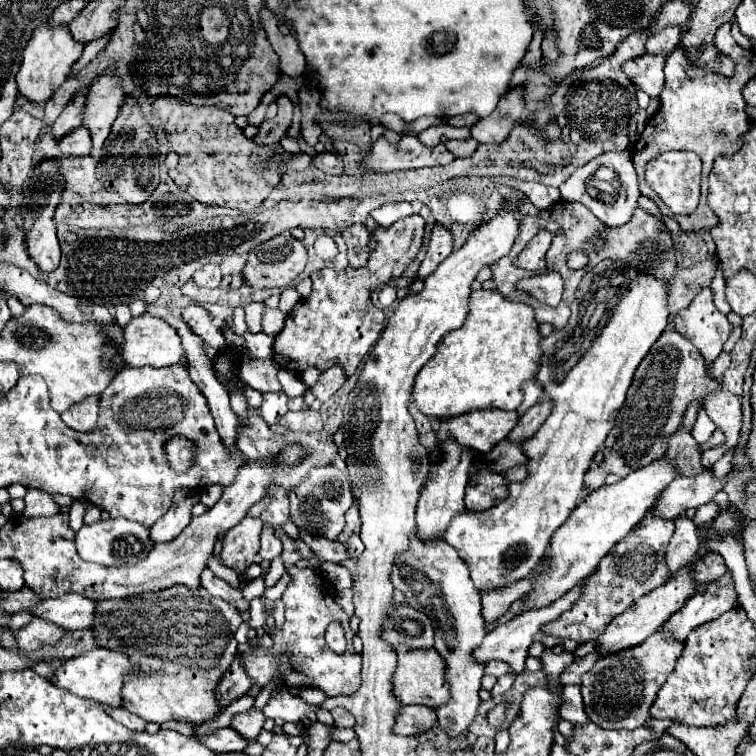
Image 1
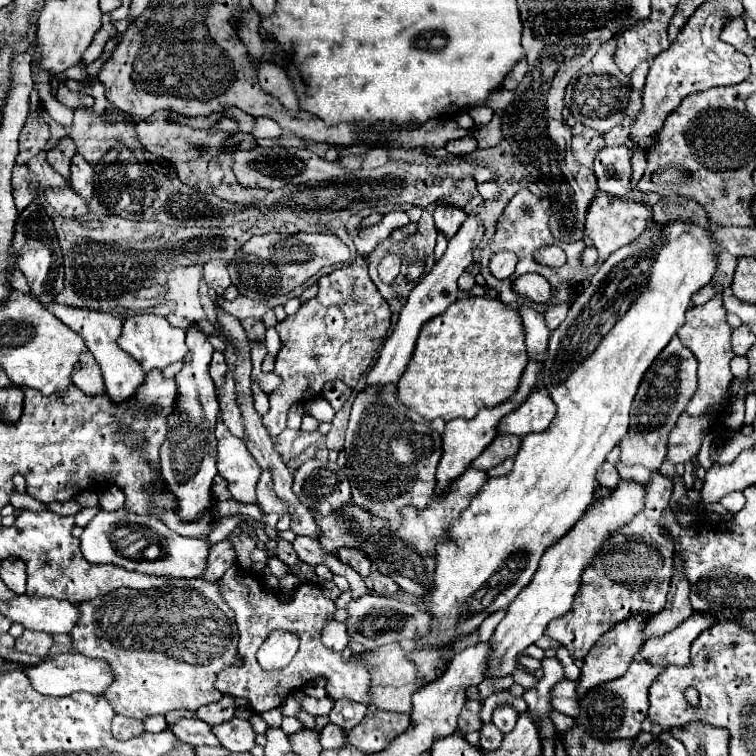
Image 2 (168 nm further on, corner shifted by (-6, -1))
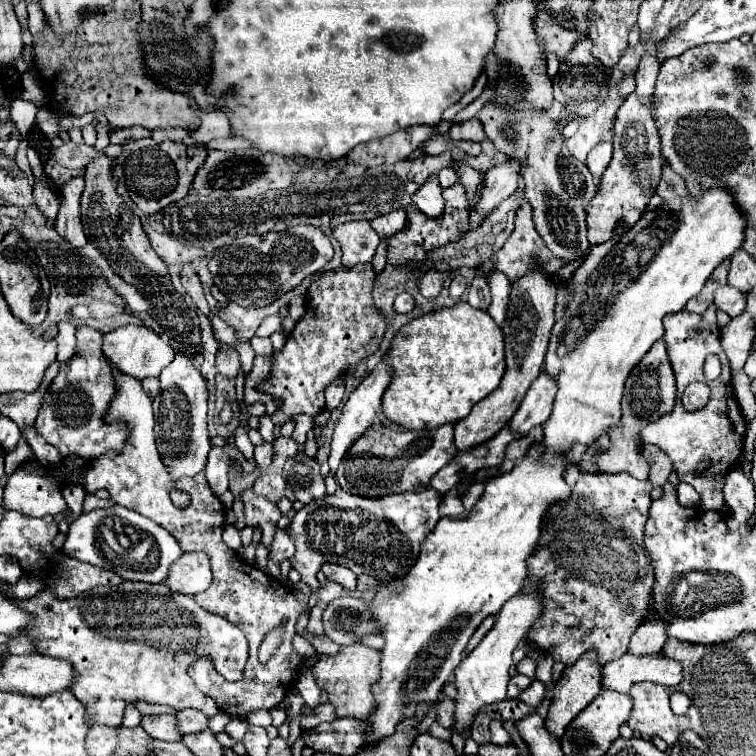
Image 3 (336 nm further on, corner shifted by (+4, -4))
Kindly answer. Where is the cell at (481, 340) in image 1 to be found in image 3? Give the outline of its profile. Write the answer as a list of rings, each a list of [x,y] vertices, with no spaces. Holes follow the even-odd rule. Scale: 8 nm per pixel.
[[[459,300],[455,306],[451,306],[451,308],[439,308],[439,310],[435,310],[435,312],[423,314],[423,316],[411,320],[409,324],[405,324],[405,326],[395,334],[395,338],[393,338],[393,342],[391,342],[391,350],[389,350],[387,356],[389,356],[389,362],[391,362],[391,366],[393,366],[393,380],[391,380],[391,384],[389,384],[389,388],[385,390],[385,396],[383,396],[383,412],[385,412],[385,416],[387,416],[391,422],[403,424],[403,426],[409,428],[409,430],[423,430],[423,428],[425,428],[425,430],[435,430],[437,426],[453,424],[453,422],[465,418],[465,416],[469,414],[471,406],[477,404],[479,400],[487,398],[487,396],[499,386],[499,382],[501,382],[501,378],[503,378],[503,374],[505,374],[505,338],[503,338],[503,334],[501,334],[501,328],[493,322],[493,318],[489,318],[489,314],[487,314],[485,310],[475,310],[475,308],[471,308],[467,302],[461,302],[461,300]]]

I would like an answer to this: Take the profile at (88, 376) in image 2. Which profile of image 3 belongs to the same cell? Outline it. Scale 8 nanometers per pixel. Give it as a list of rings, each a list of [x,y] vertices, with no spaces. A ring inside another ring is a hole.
[[[71,322],[59,324],[59,334],[55,340],[59,340],[59,354],[57,354],[59,358],[73,358],[75,356],[77,338],[75,338],[75,326]]]

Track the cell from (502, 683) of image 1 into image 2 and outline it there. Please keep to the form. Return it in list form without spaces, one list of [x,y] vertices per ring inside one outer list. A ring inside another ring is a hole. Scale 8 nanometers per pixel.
[[[501,705],[501,707],[497,707],[495,713],[493,713],[493,723],[495,723],[503,733],[509,733],[509,731],[515,727],[515,723],[517,723],[517,713],[513,711],[511,705]]]

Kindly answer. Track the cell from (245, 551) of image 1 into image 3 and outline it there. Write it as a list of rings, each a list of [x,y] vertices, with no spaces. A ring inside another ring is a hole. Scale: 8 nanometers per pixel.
[[[205,552],[183,554],[169,570],[167,584],[173,592],[183,594],[199,594],[211,586],[211,568],[209,556]]]

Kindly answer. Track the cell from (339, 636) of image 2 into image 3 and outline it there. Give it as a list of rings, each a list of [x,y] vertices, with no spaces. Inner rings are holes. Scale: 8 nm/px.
[[[319,601],[315,607],[313,608],[313,614],[309,614],[309,624],[307,624],[307,632],[311,632],[311,634],[319,634],[319,636],[323,636],[325,634],[325,630],[323,630],[323,620],[322,614],[327,608],[328,603],[323,601]]]

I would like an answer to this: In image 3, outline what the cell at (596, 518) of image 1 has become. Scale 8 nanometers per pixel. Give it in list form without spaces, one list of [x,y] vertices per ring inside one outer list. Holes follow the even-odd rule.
[[[539,586],[533,590],[521,590],[515,594],[495,616],[495,626],[489,630],[489,634],[483,638],[483,642],[465,656],[461,666],[455,670],[455,686],[457,686],[457,698],[455,698],[455,728],[463,730],[471,724],[473,714],[479,712],[483,706],[505,700],[507,682],[511,678],[509,670],[513,666],[513,650],[519,642],[525,640],[525,634],[531,630],[535,618],[541,616],[543,610],[543,598]]]

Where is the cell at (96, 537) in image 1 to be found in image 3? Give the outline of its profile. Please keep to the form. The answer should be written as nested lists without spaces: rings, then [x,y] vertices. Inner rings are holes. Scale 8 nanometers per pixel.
[[[123,506],[83,512],[71,522],[63,552],[75,560],[95,564],[103,570],[113,570],[123,580],[149,584],[165,582],[169,576],[169,566],[183,554],[181,544],[169,532],[139,512]]]

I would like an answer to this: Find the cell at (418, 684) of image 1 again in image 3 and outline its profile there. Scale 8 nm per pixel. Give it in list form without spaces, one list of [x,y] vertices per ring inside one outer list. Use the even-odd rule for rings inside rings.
[[[351,644],[343,646],[337,656],[321,656],[315,666],[315,678],[317,686],[321,690],[329,692],[329,702],[335,706],[337,716],[355,716],[355,718],[367,718],[377,708],[377,702],[373,698],[373,682],[381,678],[381,652],[367,648],[363,644]]]

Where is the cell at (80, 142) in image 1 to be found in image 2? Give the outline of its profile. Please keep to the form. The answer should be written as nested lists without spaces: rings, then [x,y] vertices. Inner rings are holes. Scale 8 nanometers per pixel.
[[[75,155],[71,163],[71,189],[83,201],[91,201],[93,197],[93,167],[81,155]]]

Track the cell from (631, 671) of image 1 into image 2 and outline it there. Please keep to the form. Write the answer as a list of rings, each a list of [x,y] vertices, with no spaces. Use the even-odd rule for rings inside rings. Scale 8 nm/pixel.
[[[635,659],[623,677],[611,683],[603,683],[587,693],[587,699],[581,701],[581,711],[579,717],[575,717],[575,723],[585,727],[585,731],[599,741],[633,739],[641,731],[641,723],[647,717],[647,707],[649,707],[647,689],[659,671],[663,671],[663,667],[655,667]]]

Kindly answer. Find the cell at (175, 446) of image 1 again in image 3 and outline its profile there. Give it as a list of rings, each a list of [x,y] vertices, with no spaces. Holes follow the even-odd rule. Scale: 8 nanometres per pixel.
[[[177,354],[175,360],[159,374],[161,390],[153,400],[155,438],[161,450],[161,462],[173,478],[193,476],[205,468],[211,450],[207,430],[207,382],[187,354]]]

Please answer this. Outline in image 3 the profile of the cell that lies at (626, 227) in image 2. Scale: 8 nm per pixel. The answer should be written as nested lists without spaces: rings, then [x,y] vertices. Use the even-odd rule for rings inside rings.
[[[525,202],[525,204],[517,210],[515,228],[513,228],[511,236],[507,238],[507,242],[503,244],[503,248],[501,248],[499,252],[495,252],[491,258],[487,258],[483,266],[477,268],[481,274],[491,272],[491,270],[497,270],[497,272],[503,272],[503,274],[509,278],[509,282],[517,282],[519,278],[525,276],[525,270],[529,270],[529,260],[533,260],[533,258],[539,258],[539,266],[545,266],[543,272],[545,272],[547,276],[553,276],[553,274],[559,272],[563,266],[567,266],[567,262],[561,262],[561,258],[553,258],[553,254],[549,254],[549,248],[545,246],[545,242],[541,242],[541,236],[537,234],[535,226],[529,224],[529,222],[533,222],[533,216],[531,216],[531,214],[533,214],[533,208]]]

